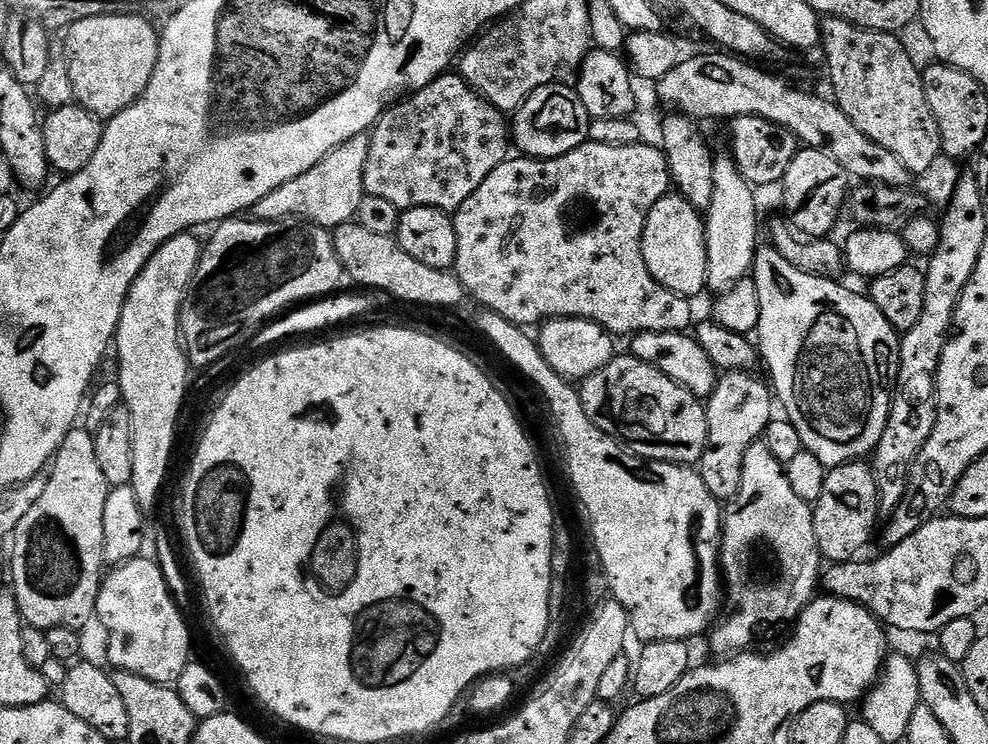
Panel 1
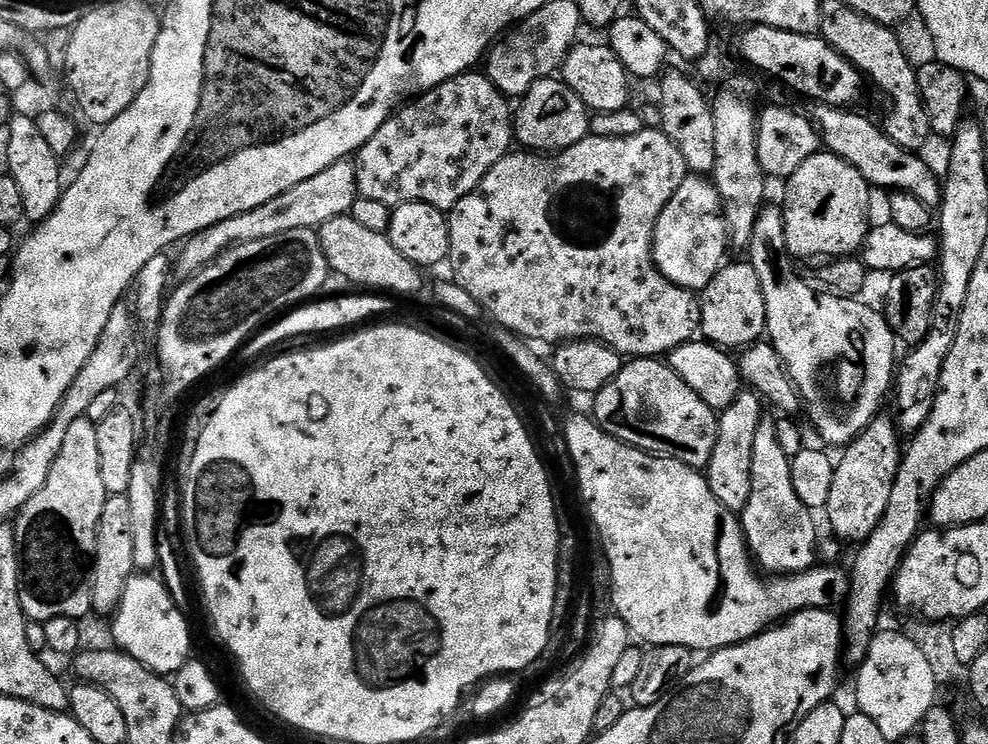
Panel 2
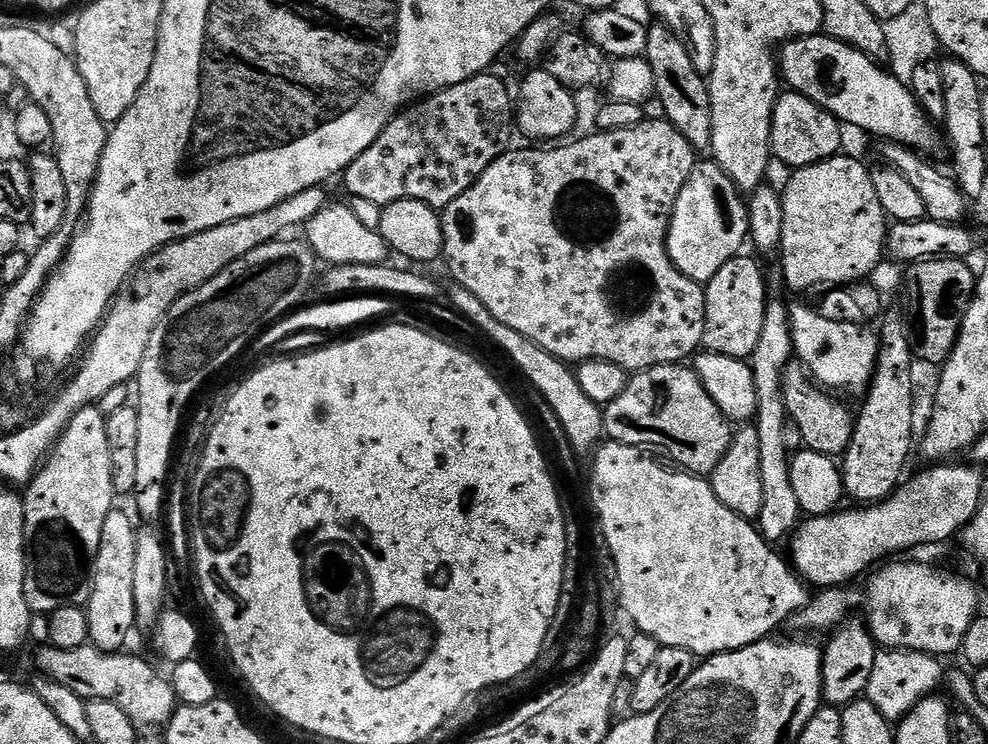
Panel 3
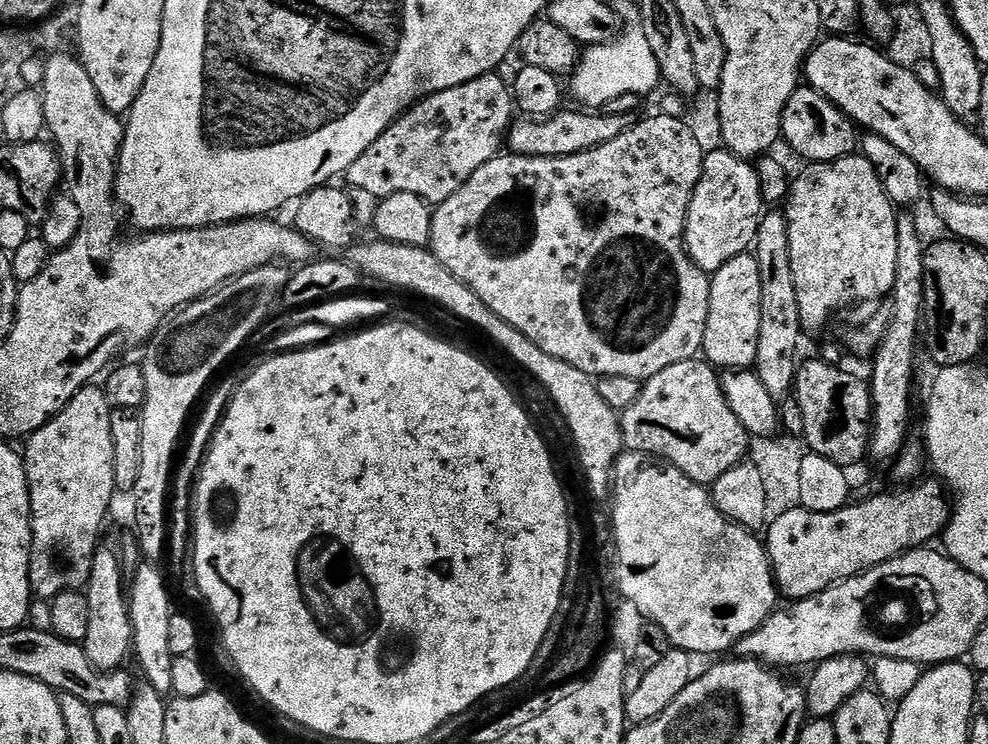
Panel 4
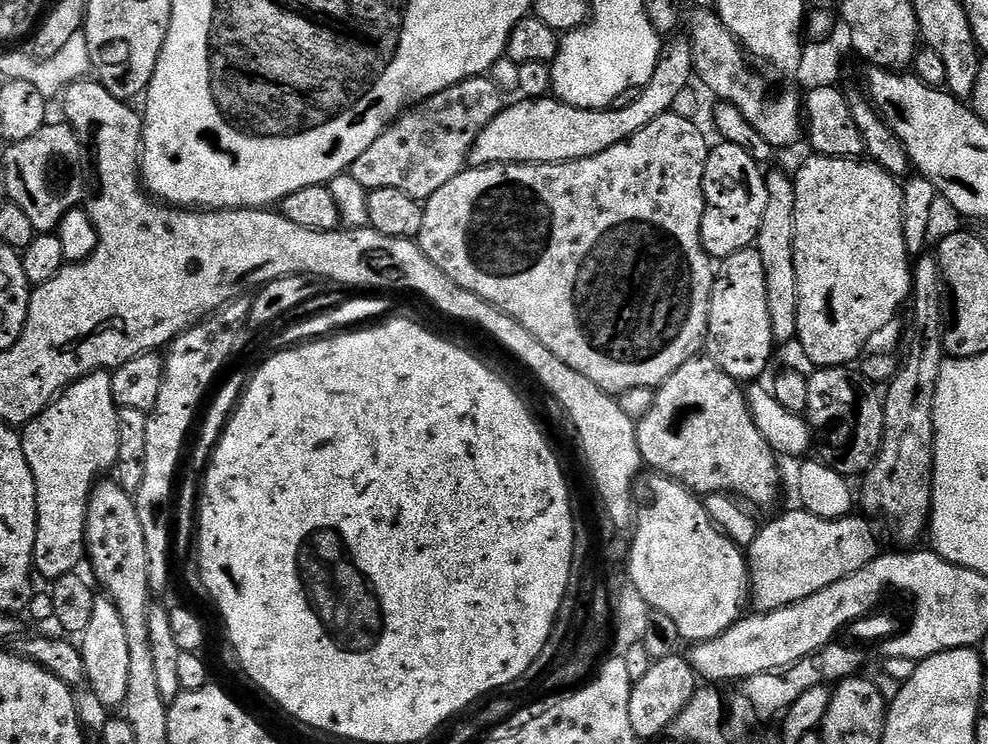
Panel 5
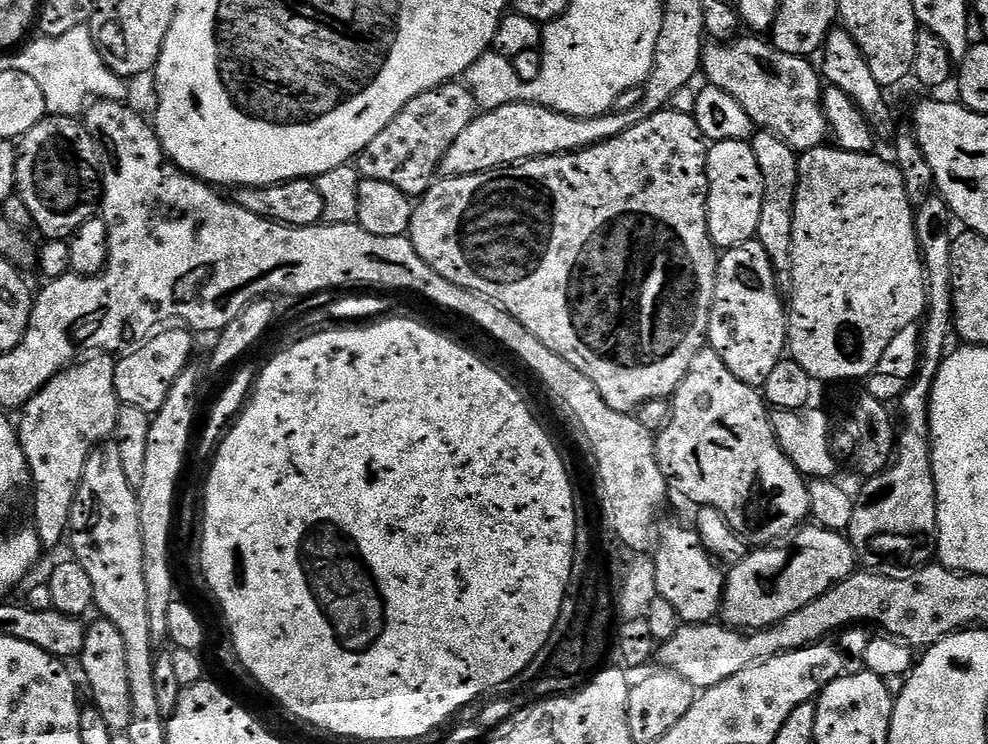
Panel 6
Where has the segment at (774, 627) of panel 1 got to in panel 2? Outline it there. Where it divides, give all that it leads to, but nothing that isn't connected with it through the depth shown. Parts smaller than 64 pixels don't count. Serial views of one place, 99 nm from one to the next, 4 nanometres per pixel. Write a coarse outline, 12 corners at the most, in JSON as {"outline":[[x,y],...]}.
{"outline":[[775,415],[754,434],[742,527],[765,573],[817,563],[816,520],[794,491]]}

